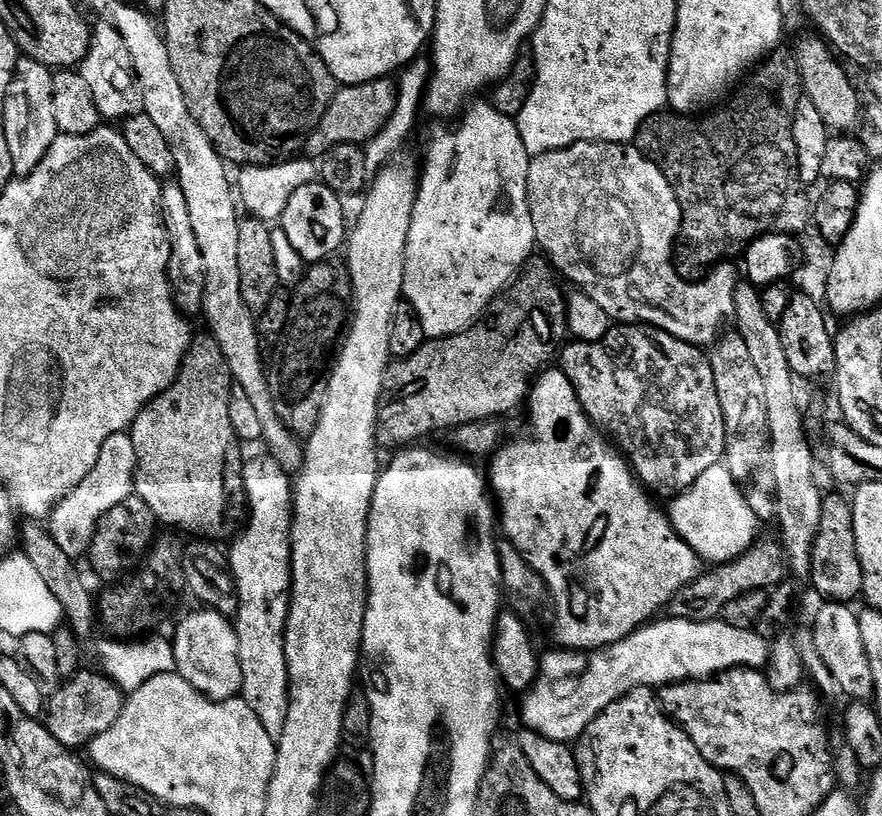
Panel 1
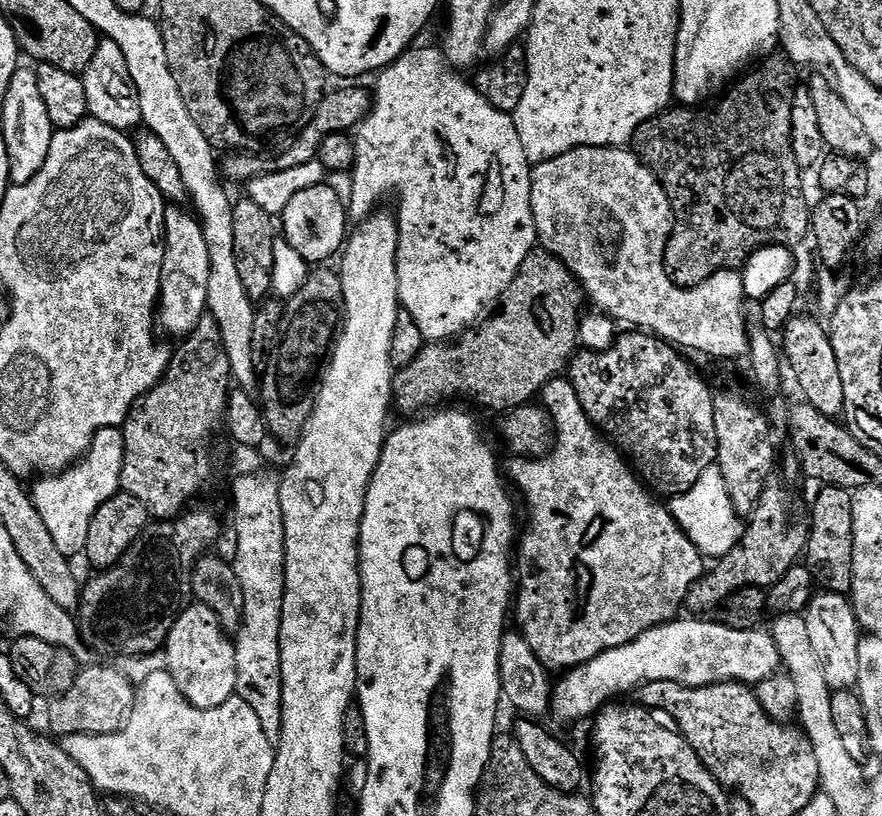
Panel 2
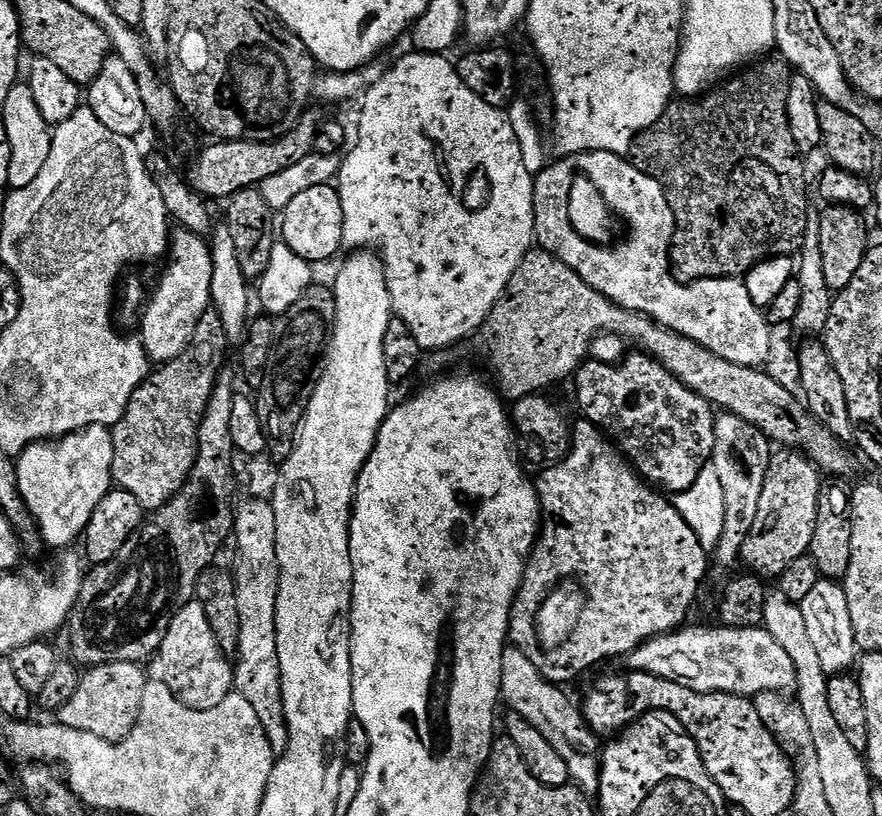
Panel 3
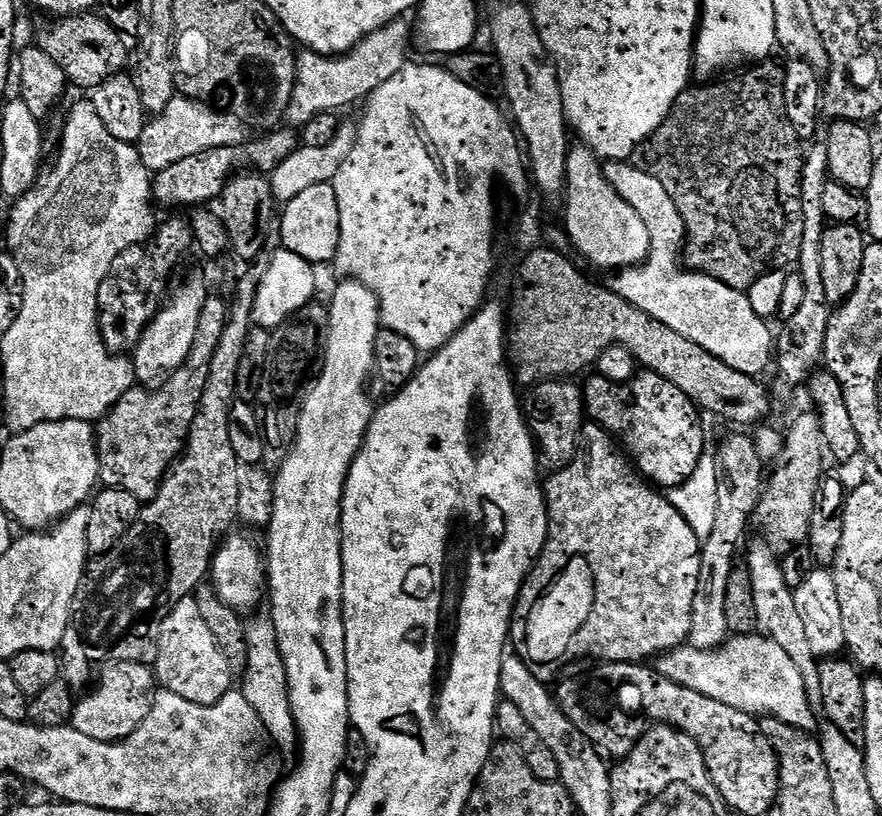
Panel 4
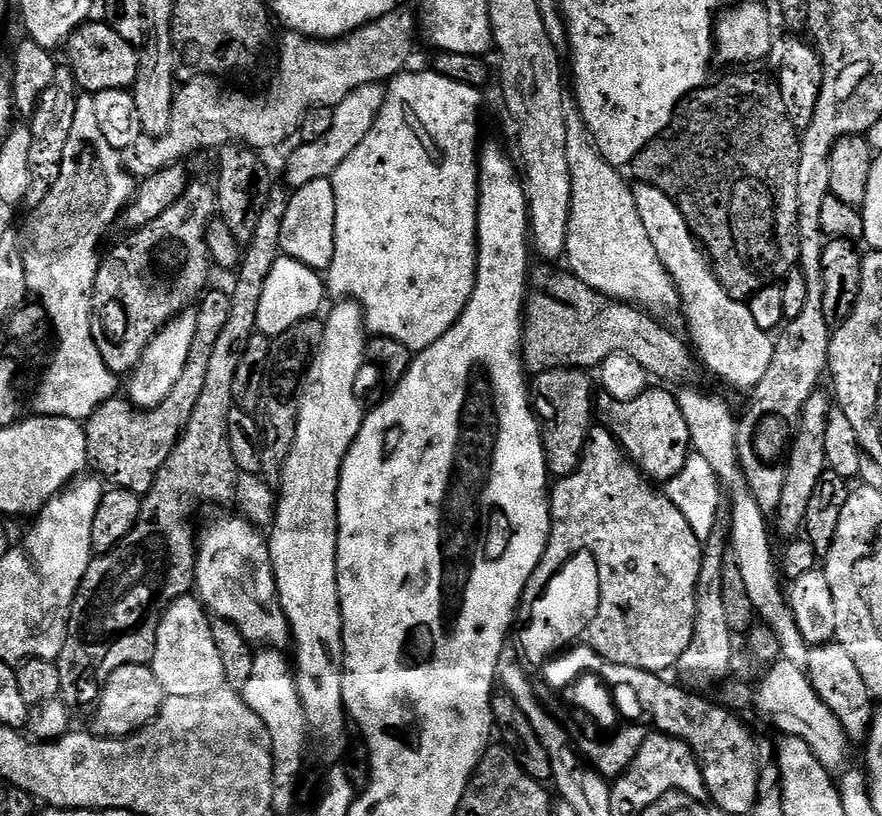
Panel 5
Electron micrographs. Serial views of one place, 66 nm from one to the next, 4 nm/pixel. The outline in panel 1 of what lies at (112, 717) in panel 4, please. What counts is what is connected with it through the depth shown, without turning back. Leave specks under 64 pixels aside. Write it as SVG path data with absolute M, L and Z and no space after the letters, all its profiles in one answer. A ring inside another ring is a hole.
M81 670L71 680L61 683L55 692L46 700L46 727L62 746L73 750L83 749L91 744L98 734L106 734L124 709L125 693L120 691L118 685L100 670L87 672Z

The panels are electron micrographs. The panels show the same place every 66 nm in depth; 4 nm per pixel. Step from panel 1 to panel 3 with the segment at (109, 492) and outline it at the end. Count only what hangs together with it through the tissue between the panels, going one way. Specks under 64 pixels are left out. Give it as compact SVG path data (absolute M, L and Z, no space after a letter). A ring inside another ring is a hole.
M100 423L72 432L55 443L41 442L15 457L20 496L36 520L45 545L66 550L81 539L98 503L112 490L113 438L111 429Z

